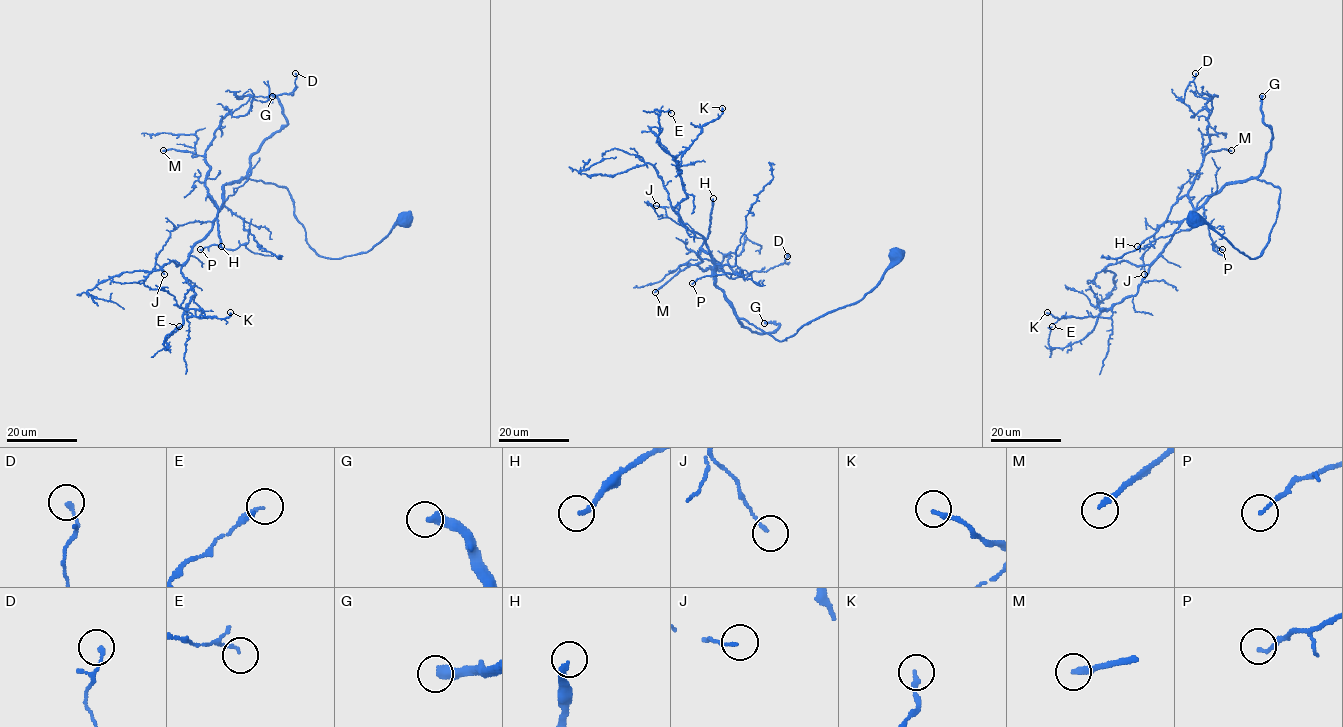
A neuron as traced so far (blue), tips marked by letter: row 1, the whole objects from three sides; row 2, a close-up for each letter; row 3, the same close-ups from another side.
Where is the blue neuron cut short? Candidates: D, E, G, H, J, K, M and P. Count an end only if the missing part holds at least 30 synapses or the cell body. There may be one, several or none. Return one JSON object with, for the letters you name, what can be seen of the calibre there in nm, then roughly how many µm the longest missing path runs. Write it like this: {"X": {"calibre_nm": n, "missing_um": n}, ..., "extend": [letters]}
{"G": {"calibre_nm": 400, "missing_um": 100}, "extend": ["G"]}

